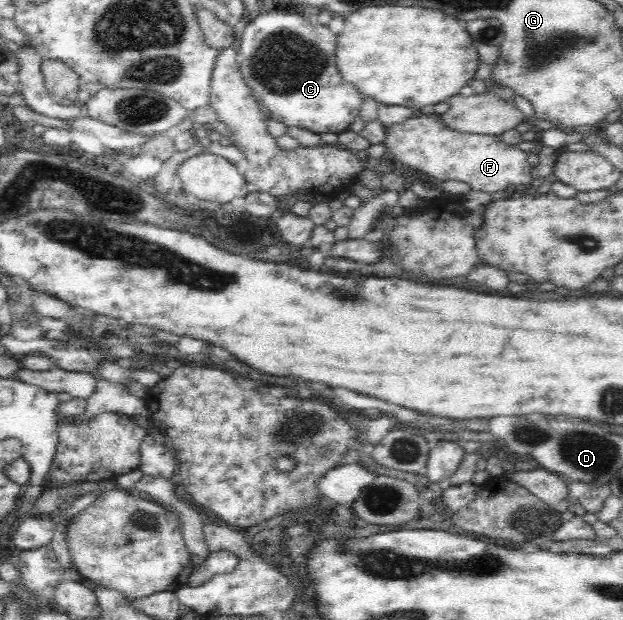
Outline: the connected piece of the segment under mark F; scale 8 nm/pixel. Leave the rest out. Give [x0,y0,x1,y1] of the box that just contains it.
[384,114,533,194]

